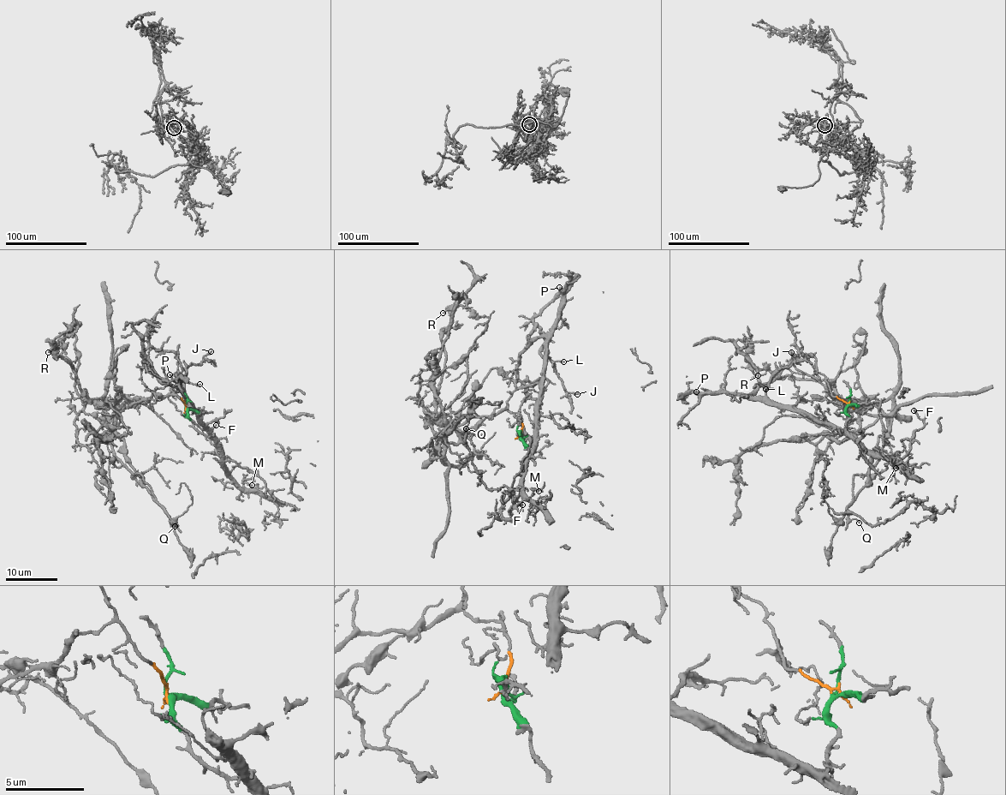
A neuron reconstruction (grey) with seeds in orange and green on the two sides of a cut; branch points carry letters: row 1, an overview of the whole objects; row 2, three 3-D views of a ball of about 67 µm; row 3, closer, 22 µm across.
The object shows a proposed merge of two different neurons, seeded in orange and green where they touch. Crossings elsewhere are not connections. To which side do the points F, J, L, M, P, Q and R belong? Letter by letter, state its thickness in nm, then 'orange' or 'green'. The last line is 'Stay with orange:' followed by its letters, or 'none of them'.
F: calibre 120 nm; green
J: calibre 140 nm; green
L: calibre 110 nm; green
M: calibre 90 nm; green
P: calibre 120 nm; green
Q: calibre 80 nm; orange
R: calibre 110 nm; orange
Stay with orange: Q, R

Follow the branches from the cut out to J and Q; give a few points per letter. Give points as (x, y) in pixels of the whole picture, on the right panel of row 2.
J: (848, 403), (847, 429), (842, 429), (780, 409), (765, 396), (767, 384), (777, 371), (794, 360), (791, 351)
Q: (848, 403), (833, 396), (829, 385), (851, 410), (887, 420), (866, 485), (848, 508), (850, 520), (860, 522)

